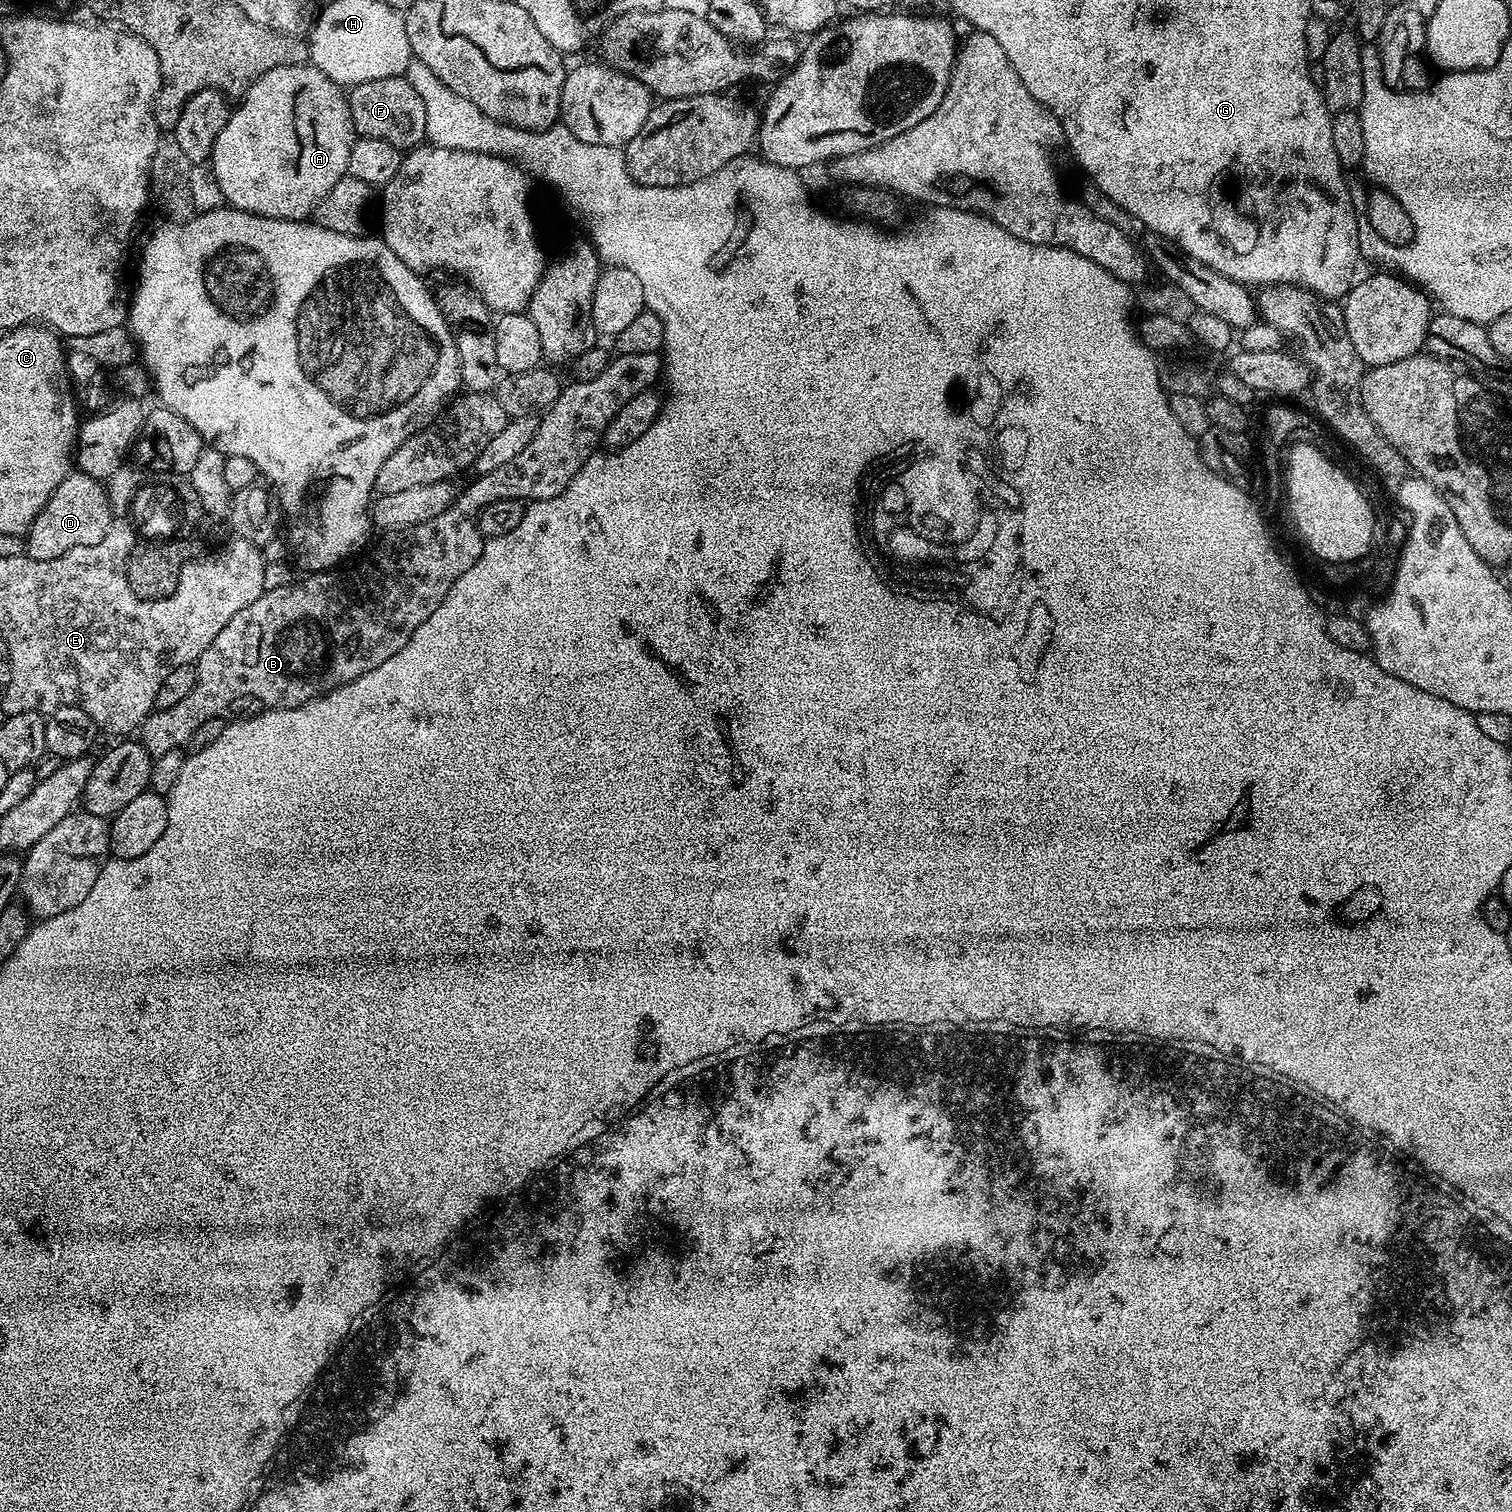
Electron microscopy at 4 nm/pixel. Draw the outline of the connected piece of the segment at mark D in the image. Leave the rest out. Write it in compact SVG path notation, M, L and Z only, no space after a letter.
M79 470L69 471L58 490L46 502L46 506L34 518L26 533L26 555L35 560L49 560L66 554L78 546L94 546L102 542L113 522L108 505L108 489L103 483L90 478Z

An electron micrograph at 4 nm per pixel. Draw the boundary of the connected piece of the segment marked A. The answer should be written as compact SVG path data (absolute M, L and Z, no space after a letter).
M311 62L295 64L294 66L278 66L278 70L266 70L266 74L262 74L262 78L255 80L237 104L240 105L237 108L235 105L231 109L226 126L222 126L222 134L218 134L218 138L214 142L210 161L214 178L218 182L218 186L222 186L225 201L240 212L252 212L255 216L278 218L279 220L307 221L315 213L316 207L322 202L322 198L326 198L326 194L330 194L330 190L334 190L334 182L338 182L343 176L348 175L350 150L352 143L358 137L350 118L350 106L345 89L334 83L326 74L322 74L322 70L318 70Z

